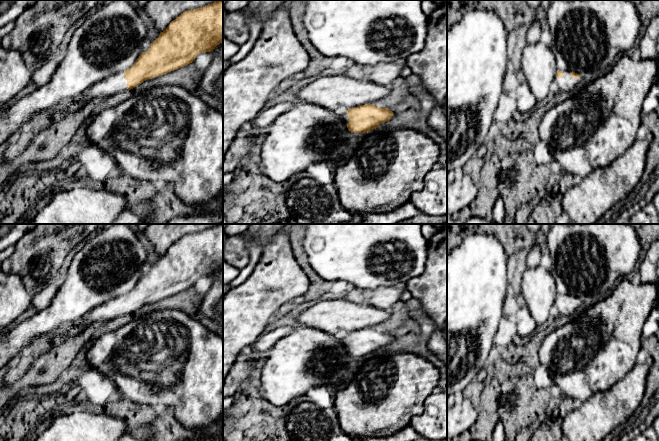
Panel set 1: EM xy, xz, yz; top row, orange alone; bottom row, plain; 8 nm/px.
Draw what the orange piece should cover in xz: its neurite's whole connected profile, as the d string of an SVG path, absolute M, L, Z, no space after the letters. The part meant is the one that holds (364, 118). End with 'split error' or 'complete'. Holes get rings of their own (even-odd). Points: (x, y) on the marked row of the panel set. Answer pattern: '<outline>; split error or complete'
M365 104L348 109L343 113L343 120L349 131L363 134L389 121L392 116L393 112L389 108Z; split error

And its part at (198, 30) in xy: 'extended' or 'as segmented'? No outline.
extended

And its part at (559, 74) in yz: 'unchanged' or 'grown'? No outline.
grown

